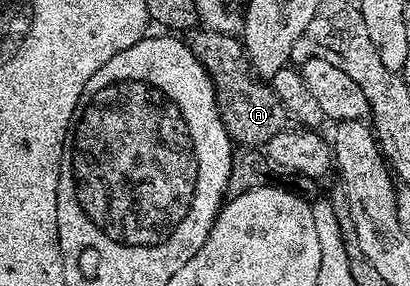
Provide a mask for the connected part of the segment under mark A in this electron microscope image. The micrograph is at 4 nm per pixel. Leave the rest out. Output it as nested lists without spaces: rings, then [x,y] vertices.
[[[197,29],[188,36],[187,42],[191,53],[195,53],[211,77],[213,91],[217,94],[217,108],[221,110],[221,122],[225,124],[234,144],[261,149],[267,141],[271,141],[271,137],[275,137],[275,133],[290,126],[291,120],[287,109],[283,109],[283,101],[275,97],[268,82],[254,75],[245,44],[237,35]]]

